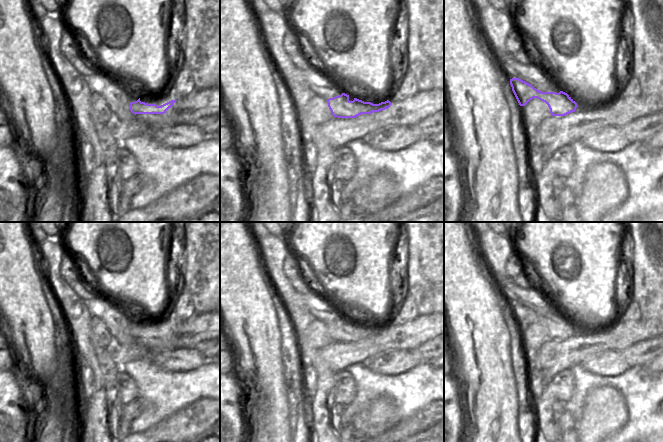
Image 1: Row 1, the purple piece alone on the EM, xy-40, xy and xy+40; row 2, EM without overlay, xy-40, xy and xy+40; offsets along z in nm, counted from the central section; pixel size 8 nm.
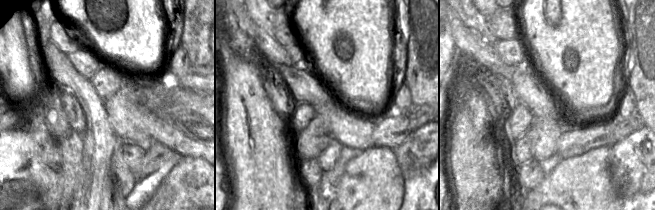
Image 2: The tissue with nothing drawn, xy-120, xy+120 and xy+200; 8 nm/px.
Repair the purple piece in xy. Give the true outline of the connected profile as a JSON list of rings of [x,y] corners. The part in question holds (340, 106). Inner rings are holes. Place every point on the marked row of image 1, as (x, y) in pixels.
[[[345,93],[327,99],[327,103],[332,115],[337,118],[355,118],[361,114],[379,112],[391,106],[391,102],[389,100],[379,104],[364,102],[357,98],[350,101],[349,95]]]

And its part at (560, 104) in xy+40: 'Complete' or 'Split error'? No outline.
Complete.

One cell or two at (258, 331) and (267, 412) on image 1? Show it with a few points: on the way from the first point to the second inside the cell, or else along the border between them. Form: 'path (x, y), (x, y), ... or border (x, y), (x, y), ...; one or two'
path (260, 351), (263, 364), (267, 370), (267, 392); one

